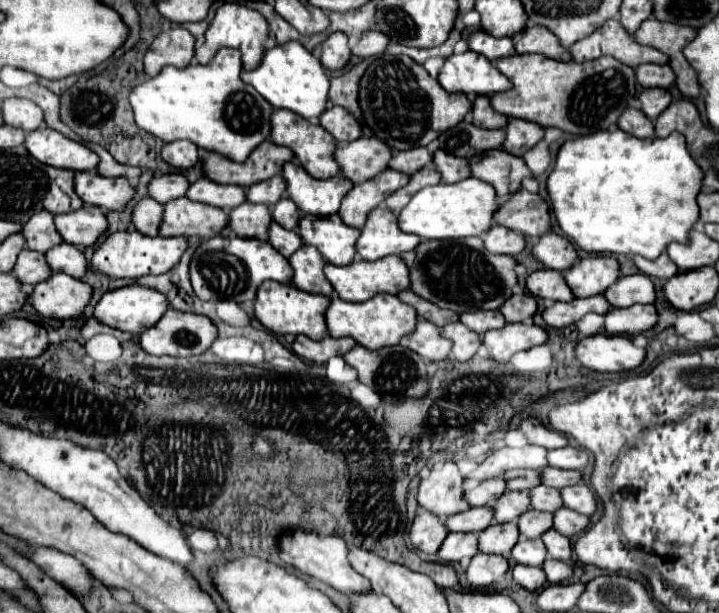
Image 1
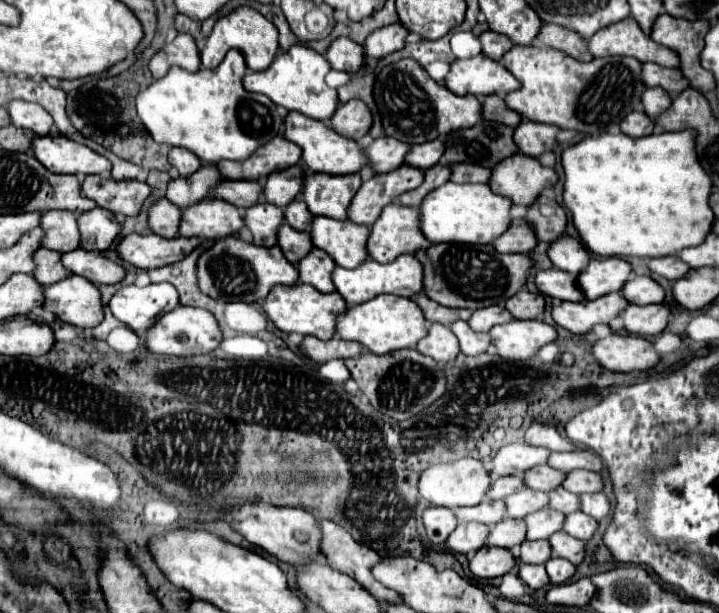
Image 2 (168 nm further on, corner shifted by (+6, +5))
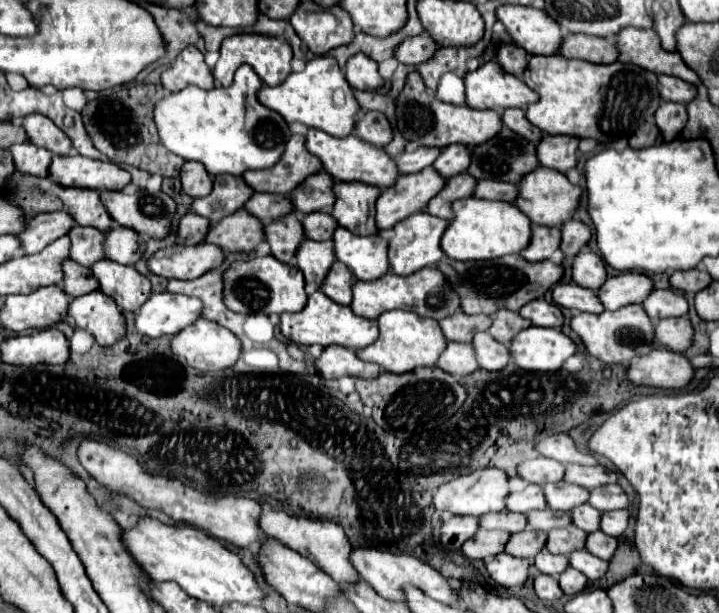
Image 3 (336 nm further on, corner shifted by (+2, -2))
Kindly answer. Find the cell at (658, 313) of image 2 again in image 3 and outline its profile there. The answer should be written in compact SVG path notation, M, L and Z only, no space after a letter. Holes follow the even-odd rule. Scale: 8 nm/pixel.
M686 316L664 318L654 328L654 338L658 344L670 348L672 352L684 352L692 342L692 326Z

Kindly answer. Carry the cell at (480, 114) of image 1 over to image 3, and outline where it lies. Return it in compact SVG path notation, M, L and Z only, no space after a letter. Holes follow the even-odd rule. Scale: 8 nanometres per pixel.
M506 108L502 112L502 124L508 126L512 132L520 134L522 138L528 138L532 142L538 142L544 134L542 130L538 130L536 126L532 126L526 116L524 116L524 110L522 108Z

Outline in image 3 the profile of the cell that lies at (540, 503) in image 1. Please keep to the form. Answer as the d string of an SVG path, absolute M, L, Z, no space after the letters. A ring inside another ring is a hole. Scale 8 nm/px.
M588 504L572 508L570 518L572 518L572 524L582 528L584 532L592 532L592 530L600 528L600 512Z

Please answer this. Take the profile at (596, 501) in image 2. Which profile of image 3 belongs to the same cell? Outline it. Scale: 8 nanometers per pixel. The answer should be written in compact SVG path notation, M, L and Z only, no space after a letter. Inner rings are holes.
M610 510L610 512L602 514L600 530L604 534L618 538L626 530L626 526L628 526L628 512L626 510Z

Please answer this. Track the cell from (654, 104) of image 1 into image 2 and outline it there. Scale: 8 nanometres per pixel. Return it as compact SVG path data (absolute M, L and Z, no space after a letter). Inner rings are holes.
M654 87L654 89L646 89L644 91L642 105L644 105L644 111L648 113L648 117L656 119L672 105L672 99L670 99L670 95L664 89Z

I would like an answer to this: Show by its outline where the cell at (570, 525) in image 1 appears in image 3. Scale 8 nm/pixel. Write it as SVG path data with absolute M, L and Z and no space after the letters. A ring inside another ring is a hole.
M596 530L596 532L590 532L588 538L586 538L586 550L602 560L610 560L614 550L618 546L618 540L604 534L602 530Z

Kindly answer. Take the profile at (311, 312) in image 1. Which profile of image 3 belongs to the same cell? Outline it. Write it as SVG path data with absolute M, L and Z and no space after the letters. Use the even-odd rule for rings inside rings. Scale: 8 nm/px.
M318 290L308 296L308 304L304 306L304 310L300 310L296 314L288 314L288 312L280 314L280 332L284 338L288 338L290 342L296 342L300 346L338 344L338 346L344 346L350 350L360 350L376 340L376 322L354 314L350 310L350 306L332 302Z

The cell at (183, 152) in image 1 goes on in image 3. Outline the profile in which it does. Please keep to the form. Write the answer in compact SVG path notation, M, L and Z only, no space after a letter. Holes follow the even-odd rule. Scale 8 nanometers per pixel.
M184 162L180 170L180 180L182 180L182 190L190 198L196 196L202 198L212 190L212 178L200 162Z

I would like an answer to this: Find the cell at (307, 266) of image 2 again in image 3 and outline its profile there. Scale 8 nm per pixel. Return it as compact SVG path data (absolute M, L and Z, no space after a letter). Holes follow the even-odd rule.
M334 262L324 282L320 284L320 292L324 292L334 302L348 306L352 302L352 282L354 278L352 274L348 274L348 266L344 266L342 262Z

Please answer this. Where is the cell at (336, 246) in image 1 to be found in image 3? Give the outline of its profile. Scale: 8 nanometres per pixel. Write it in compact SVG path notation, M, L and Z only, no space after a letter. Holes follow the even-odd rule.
M338 226L332 240L336 260L344 262L356 280L374 280L388 272L388 242L380 234L358 236Z

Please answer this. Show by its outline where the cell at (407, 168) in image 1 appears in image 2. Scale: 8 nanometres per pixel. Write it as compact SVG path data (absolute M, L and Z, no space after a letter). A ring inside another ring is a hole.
M434 139L434 141L428 141L428 143L412 147L412 151L406 157L406 163L426 171L428 167L436 165L442 155L444 155L444 143L440 139Z

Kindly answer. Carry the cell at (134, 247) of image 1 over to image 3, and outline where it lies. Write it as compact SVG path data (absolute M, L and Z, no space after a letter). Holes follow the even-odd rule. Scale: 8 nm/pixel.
M196 244L196 246L168 246L154 252L146 266L150 272L164 278L198 278L204 270L212 270L222 262L224 254L220 246L214 244Z

